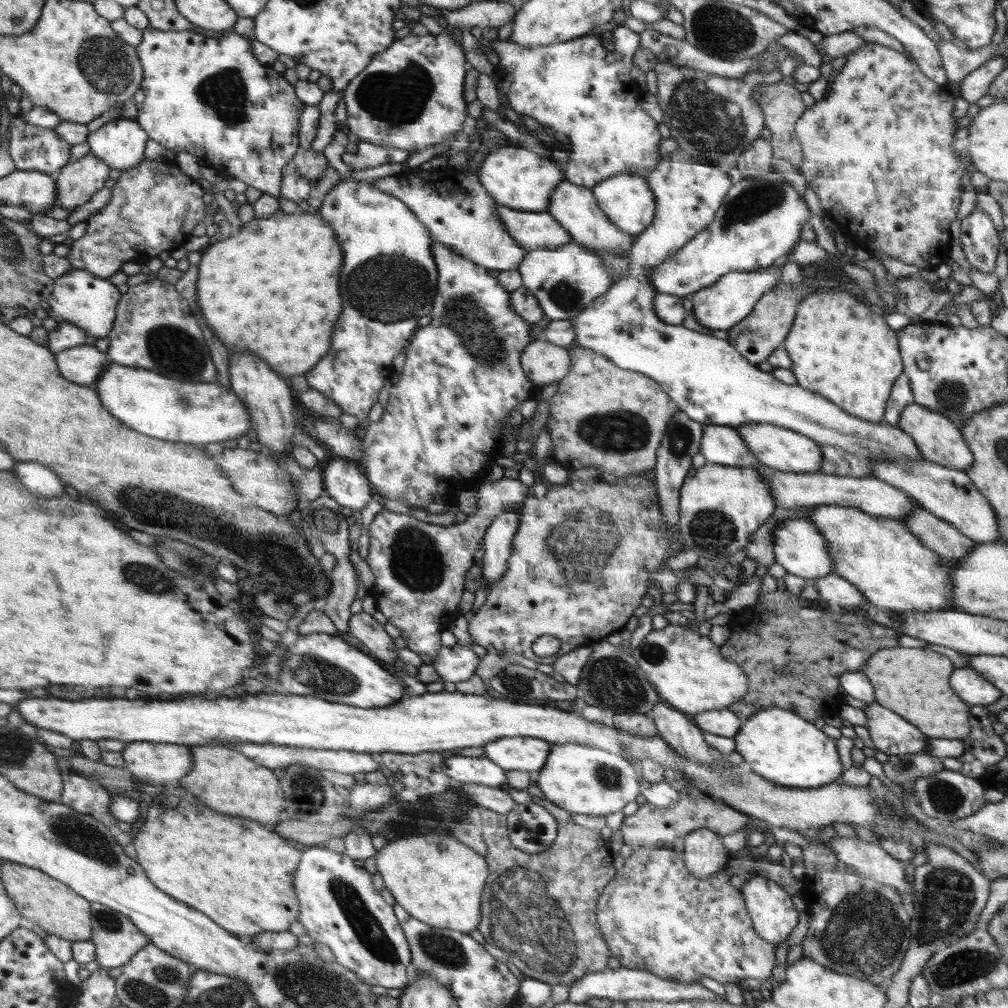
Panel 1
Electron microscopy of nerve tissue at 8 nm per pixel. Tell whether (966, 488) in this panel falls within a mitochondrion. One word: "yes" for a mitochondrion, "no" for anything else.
no

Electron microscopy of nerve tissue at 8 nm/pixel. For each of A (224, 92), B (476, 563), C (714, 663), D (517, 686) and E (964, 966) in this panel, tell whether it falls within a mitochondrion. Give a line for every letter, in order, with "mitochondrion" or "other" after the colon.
A: mitochondrion
B: other
C: other
D: mitochondrion
E: mitochondrion

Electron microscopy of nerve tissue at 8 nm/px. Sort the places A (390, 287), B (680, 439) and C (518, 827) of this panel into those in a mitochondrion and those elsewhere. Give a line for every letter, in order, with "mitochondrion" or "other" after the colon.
A: mitochondrion
B: mitochondrion
C: other

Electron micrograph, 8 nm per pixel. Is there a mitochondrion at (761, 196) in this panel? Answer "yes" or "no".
yes

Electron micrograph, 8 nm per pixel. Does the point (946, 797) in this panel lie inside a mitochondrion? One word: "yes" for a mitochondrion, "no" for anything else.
yes

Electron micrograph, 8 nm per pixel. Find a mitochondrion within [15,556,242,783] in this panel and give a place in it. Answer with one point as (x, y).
(155, 580)

